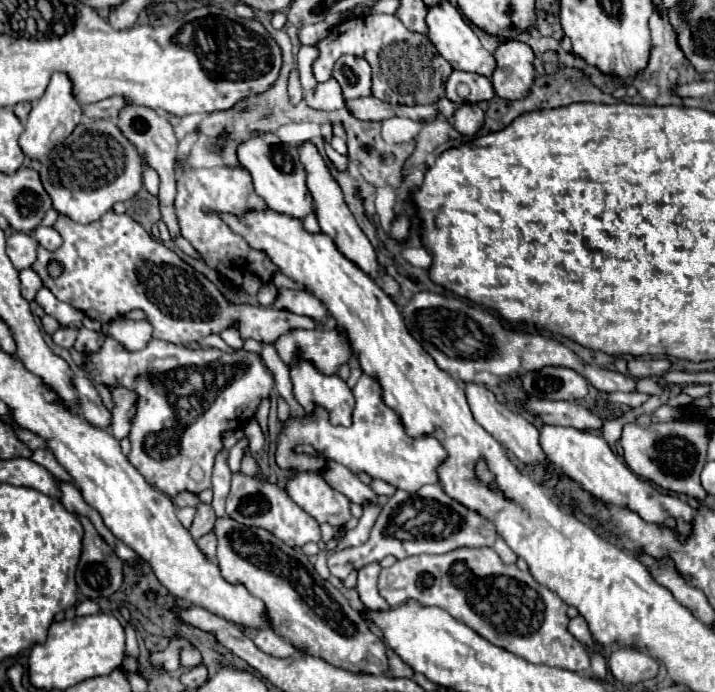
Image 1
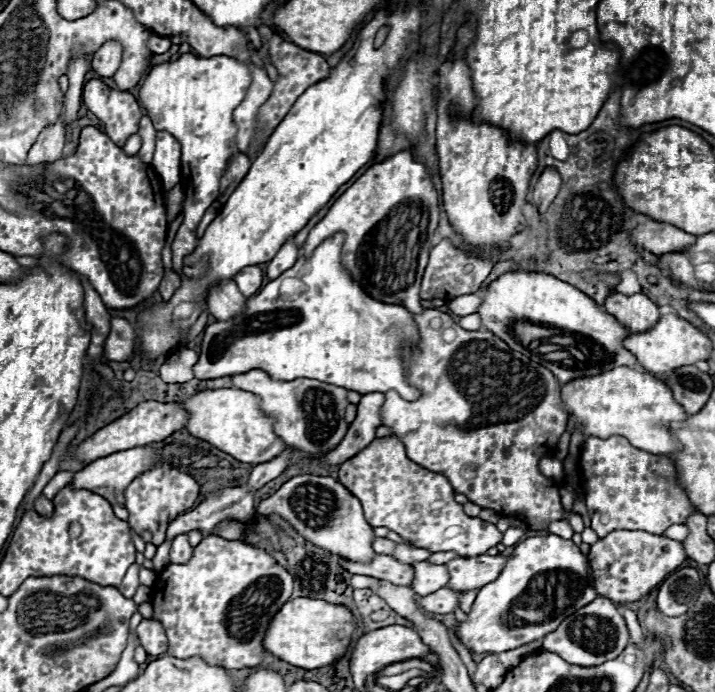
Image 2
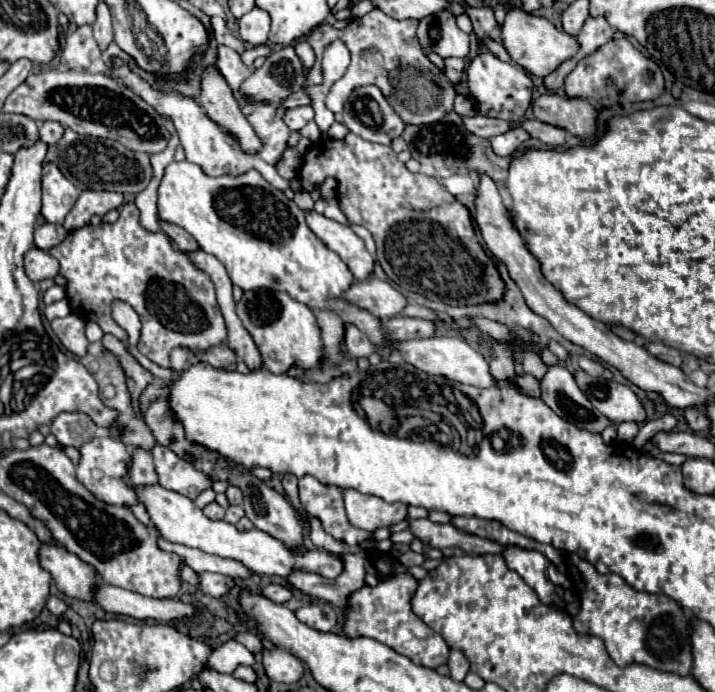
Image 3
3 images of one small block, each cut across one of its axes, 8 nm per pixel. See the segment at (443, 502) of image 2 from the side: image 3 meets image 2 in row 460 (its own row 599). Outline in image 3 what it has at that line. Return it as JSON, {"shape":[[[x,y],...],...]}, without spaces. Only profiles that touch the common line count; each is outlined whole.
{"shape":[[[408,572],[388,574],[388,580],[380,580],[376,586],[364,584],[360,590],[352,592],[346,600],[344,610],[344,634],[348,638],[368,636],[378,642],[384,642],[398,654],[410,658],[414,664],[426,668],[438,668],[448,660],[448,644],[442,640],[438,632],[428,628],[422,620],[412,612],[412,598],[418,588],[418,580]]]}

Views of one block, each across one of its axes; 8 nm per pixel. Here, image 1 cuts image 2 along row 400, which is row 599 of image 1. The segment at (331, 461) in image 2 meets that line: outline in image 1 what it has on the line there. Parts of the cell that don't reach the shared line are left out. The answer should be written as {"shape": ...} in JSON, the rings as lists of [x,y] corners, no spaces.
{"shape":[[[372,562],[372,564],[364,566],[364,568],[360,568],[356,590],[358,590],[358,594],[360,594],[362,604],[364,604],[368,610],[386,612],[386,610],[390,610],[390,606],[388,606],[386,600],[382,600],[382,596],[378,594],[378,588],[376,588],[378,572],[380,572],[380,564],[378,564],[378,562]]]}

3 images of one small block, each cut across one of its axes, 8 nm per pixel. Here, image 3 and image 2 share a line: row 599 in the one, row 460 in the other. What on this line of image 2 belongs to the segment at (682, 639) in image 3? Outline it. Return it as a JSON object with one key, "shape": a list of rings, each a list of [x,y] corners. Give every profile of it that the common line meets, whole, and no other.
{"shape":[[[622,436],[586,438],[582,448],[582,476],[592,528],[600,538],[618,528],[664,534],[668,526],[684,524],[696,512],[676,482],[672,460],[638,450]]]}

